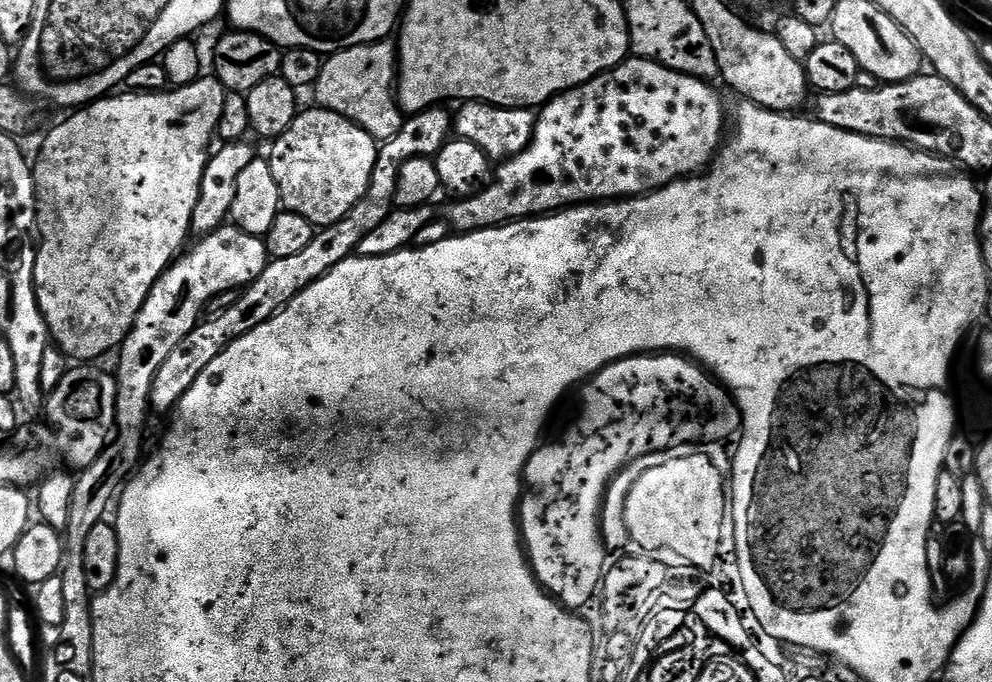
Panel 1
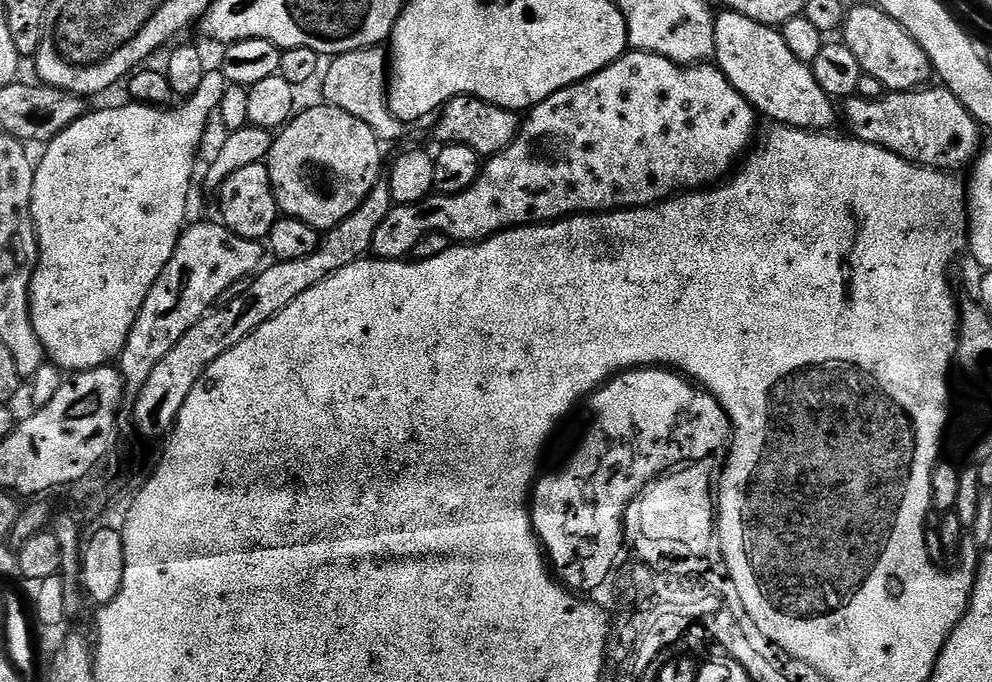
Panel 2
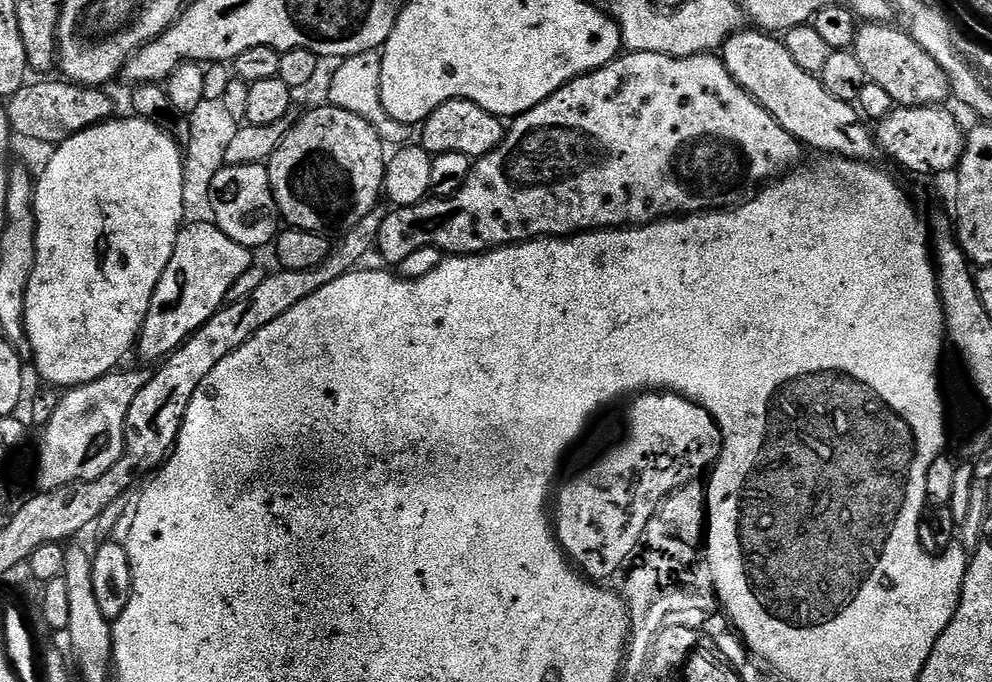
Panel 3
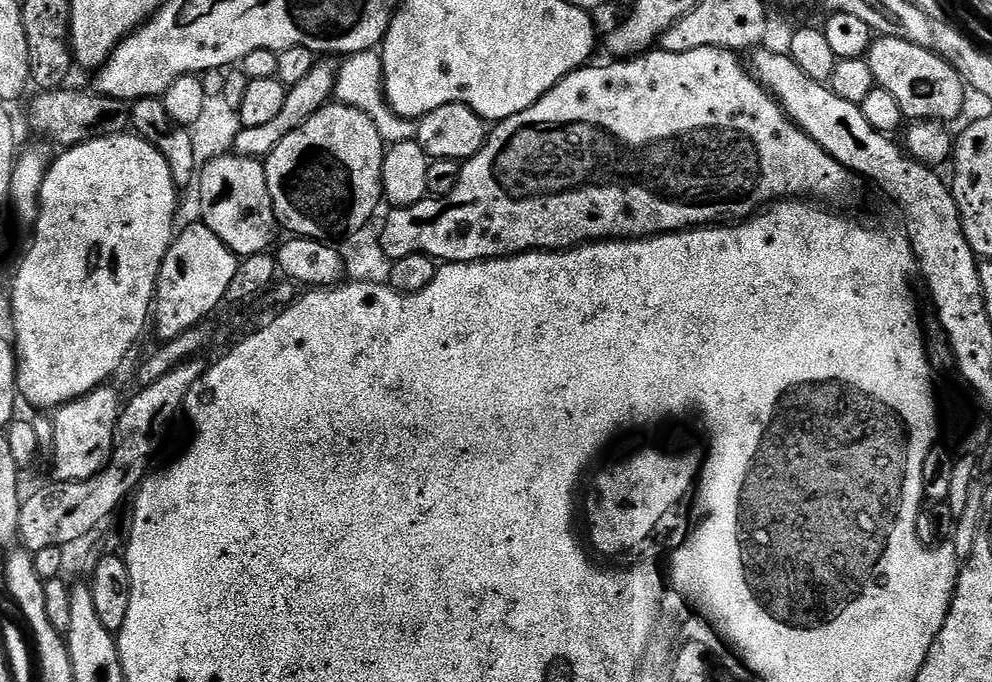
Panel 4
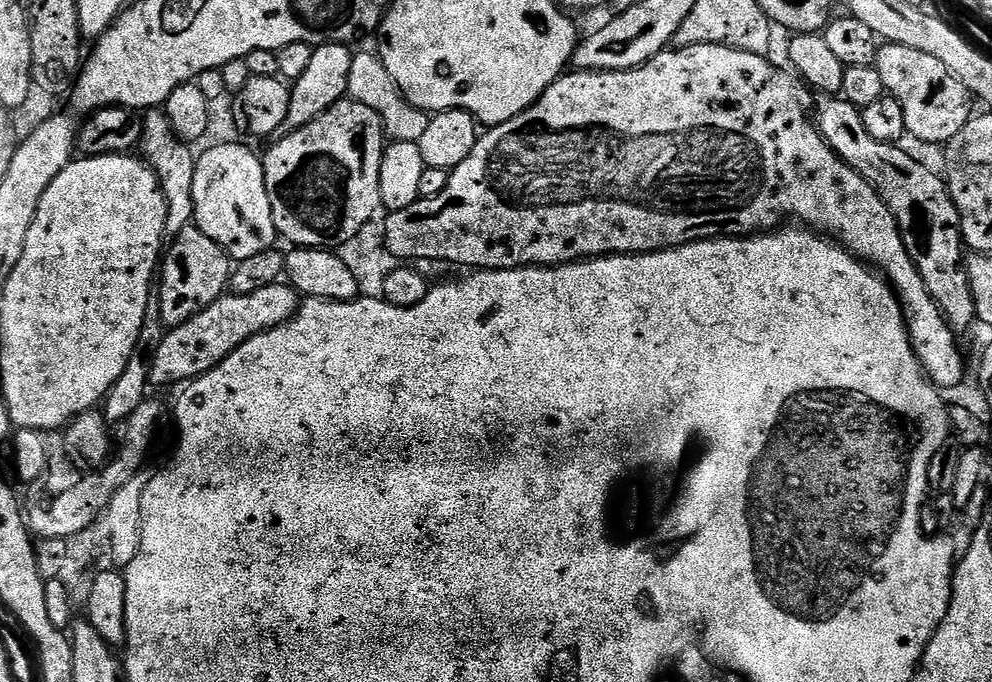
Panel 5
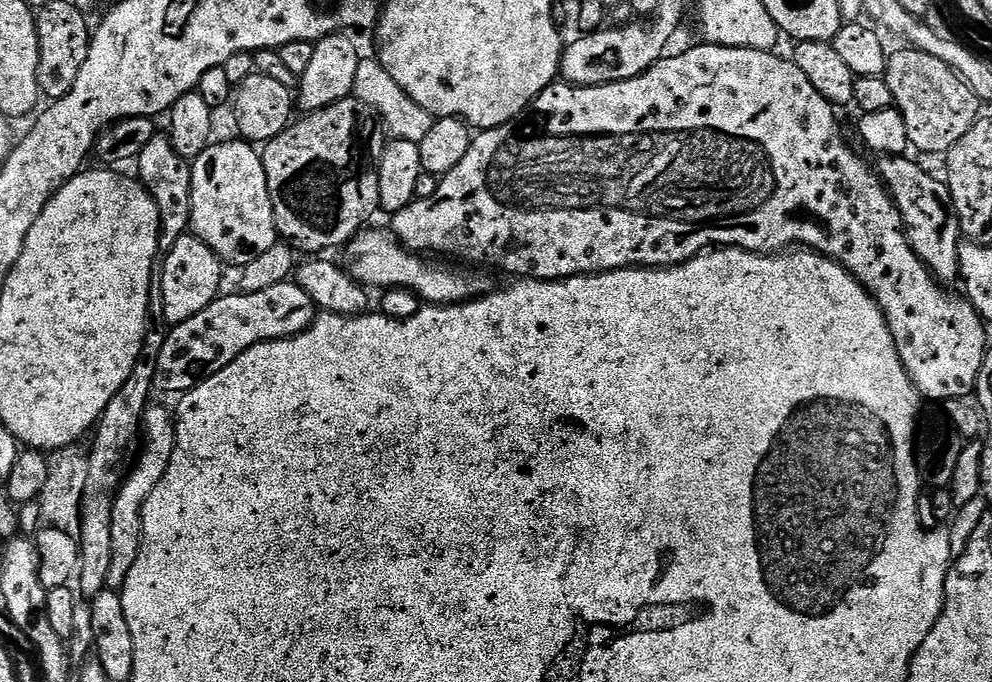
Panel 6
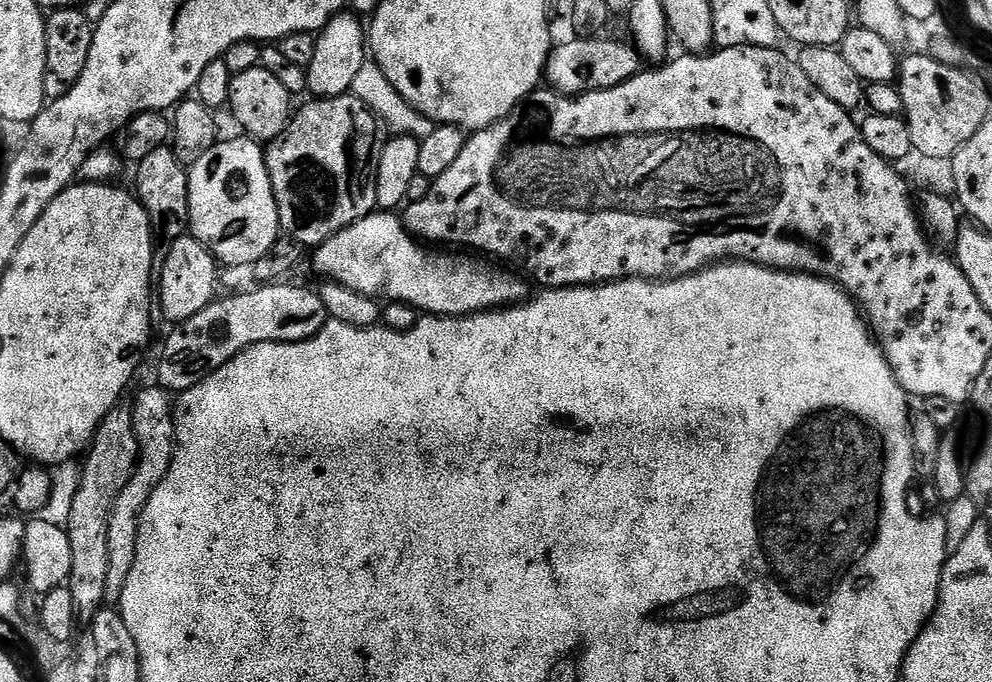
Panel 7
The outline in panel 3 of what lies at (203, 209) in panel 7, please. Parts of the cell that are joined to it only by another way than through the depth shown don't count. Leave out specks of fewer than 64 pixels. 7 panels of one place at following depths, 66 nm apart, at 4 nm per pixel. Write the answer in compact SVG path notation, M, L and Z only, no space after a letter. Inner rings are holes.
M263 163L259 164L230 164L223 166L210 182L210 206L214 208L216 227L222 230L234 242L242 246L259 250L263 244L271 245L278 235L278 213L276 199L270 186L270 174Z

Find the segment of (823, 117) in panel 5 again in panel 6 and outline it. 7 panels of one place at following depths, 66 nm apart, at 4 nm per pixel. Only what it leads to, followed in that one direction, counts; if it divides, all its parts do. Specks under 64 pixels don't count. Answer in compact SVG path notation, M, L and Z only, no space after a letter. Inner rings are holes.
M907 155L901 156L880 156L874 164L874 171L887 188L892 201L896 203L896 209L900 211L900 217L904 223L904 235L908 238L908 245L918 254L918 258L928 268L929 272L941 282L956 280L960 275L960 246L962 243L962 233L960 230L960 220L956 216L956 207L952 204L952 192L947 183L936 176L931 176L926 169L914 161L908 160Z

